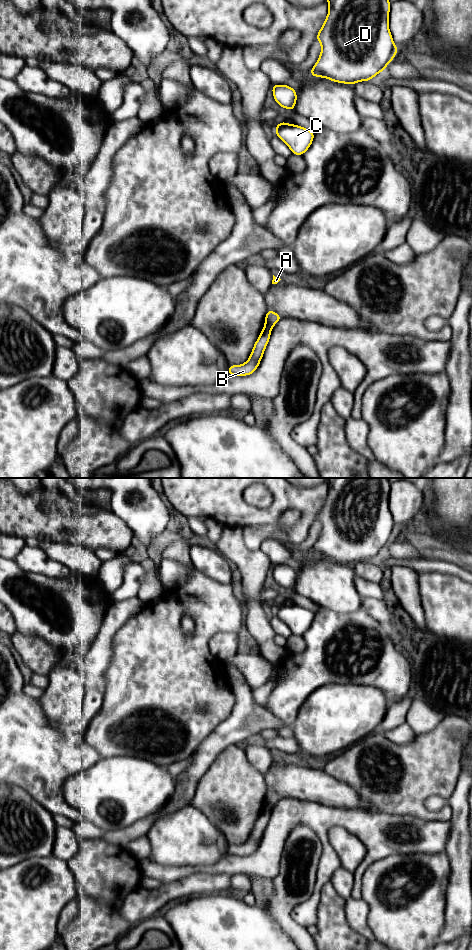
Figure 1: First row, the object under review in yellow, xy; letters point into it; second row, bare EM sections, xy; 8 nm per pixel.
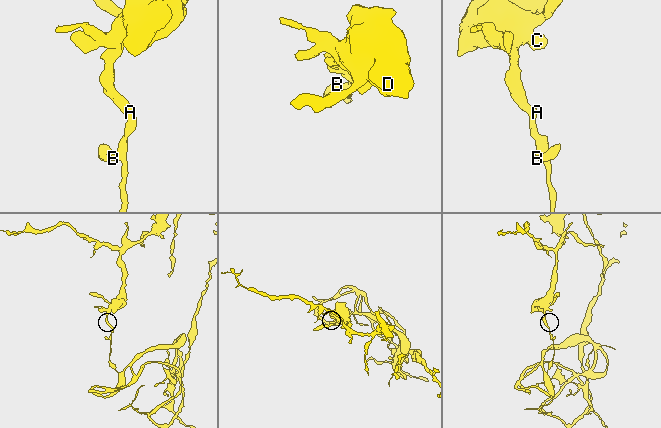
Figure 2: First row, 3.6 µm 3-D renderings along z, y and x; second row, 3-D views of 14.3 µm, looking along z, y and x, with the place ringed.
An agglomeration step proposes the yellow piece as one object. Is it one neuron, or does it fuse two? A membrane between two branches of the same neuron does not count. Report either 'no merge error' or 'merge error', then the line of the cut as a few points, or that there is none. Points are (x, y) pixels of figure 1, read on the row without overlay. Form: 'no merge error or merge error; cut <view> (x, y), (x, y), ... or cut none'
merge error; cut xy (264, 807), (270, 811)

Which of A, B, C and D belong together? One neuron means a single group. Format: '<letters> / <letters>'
A C D / B

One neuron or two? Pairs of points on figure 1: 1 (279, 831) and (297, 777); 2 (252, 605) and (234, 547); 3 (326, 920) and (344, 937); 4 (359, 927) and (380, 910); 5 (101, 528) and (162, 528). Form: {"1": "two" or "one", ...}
{"1": "two", "2": "one", "3": "one", "4": "two", "5": "two"}

